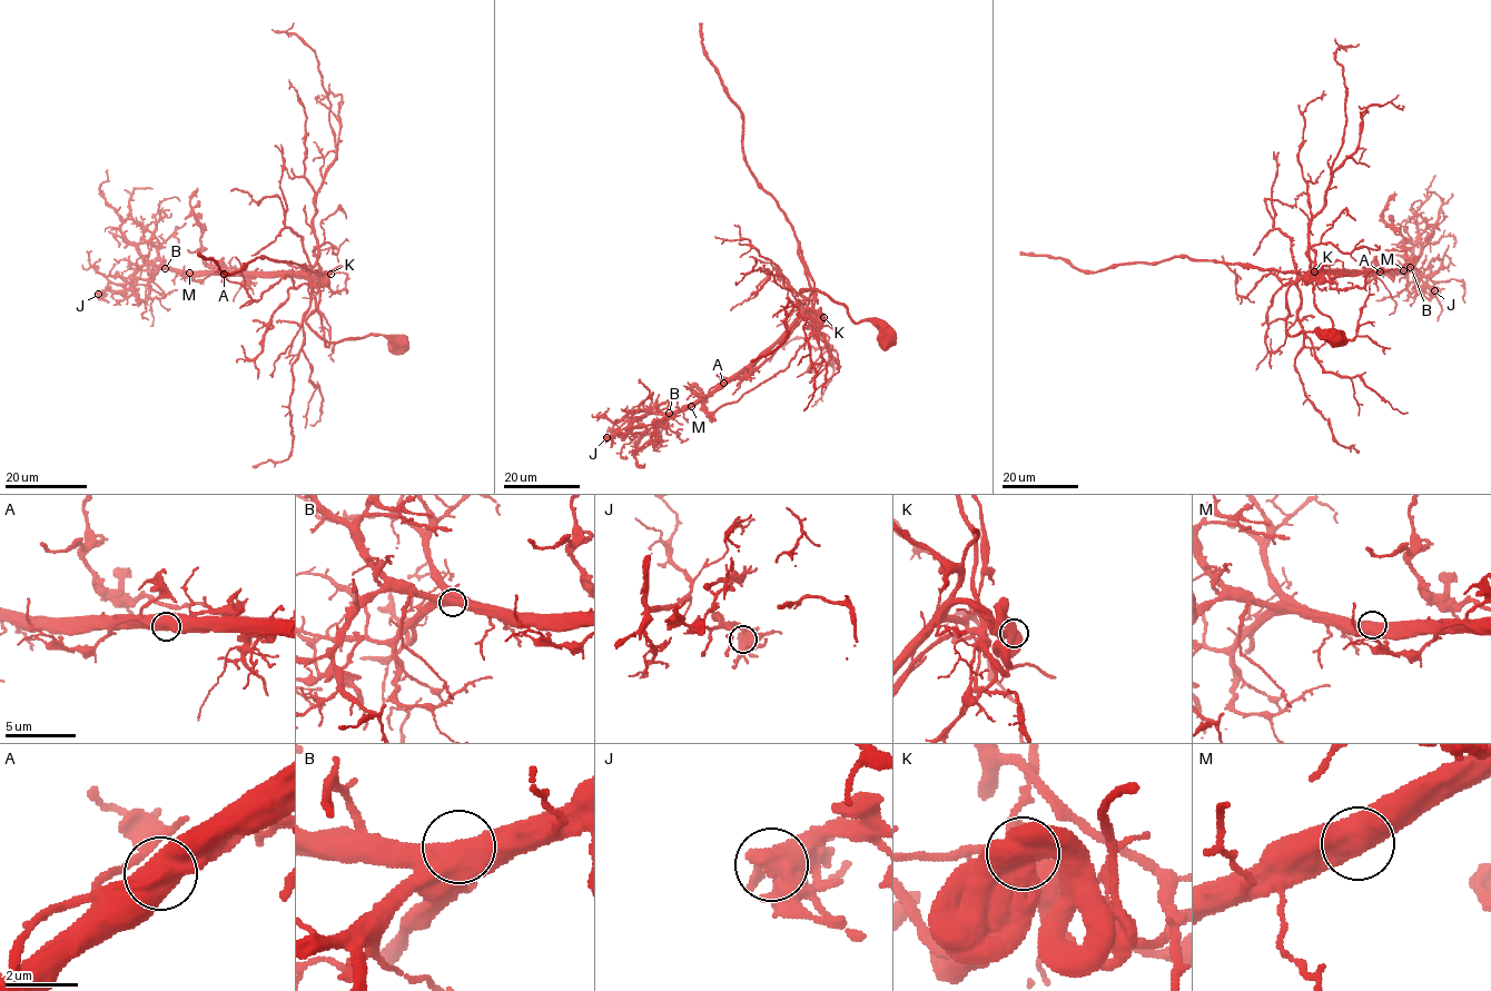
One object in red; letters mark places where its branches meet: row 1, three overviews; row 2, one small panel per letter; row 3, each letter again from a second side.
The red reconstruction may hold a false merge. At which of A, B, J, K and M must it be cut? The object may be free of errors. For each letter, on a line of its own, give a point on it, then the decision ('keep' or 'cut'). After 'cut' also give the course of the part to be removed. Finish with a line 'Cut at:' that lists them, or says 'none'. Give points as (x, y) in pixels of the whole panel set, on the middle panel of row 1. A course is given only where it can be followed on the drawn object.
A: (723, 383) | cut | (724, 383), (757, 369), (813, 318), (785, 369), (714, 412), (702, 409), (695, 384), (698, 397)
B: (669, 413) | keep
J: (606, 437) | keep
K: (823, 317) | keep
M: (691, 406) | keep
Cut at: A

